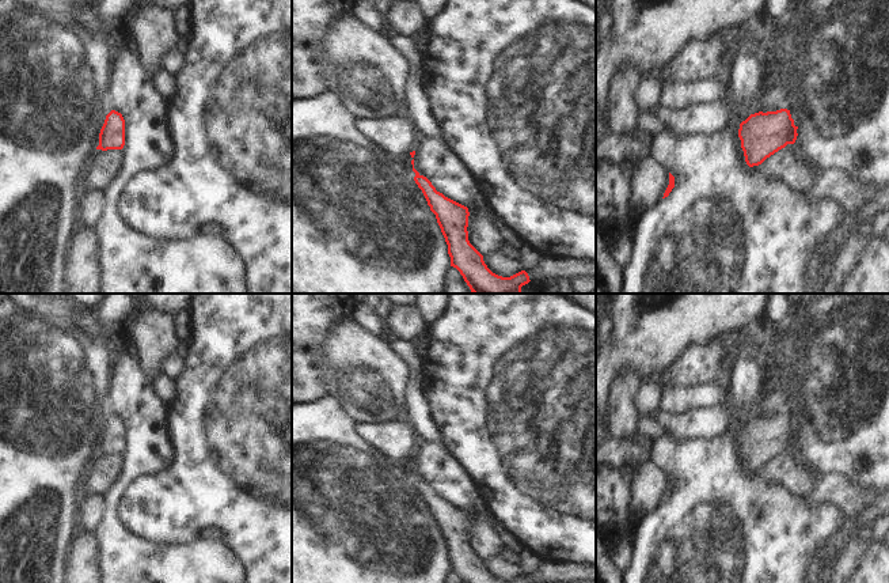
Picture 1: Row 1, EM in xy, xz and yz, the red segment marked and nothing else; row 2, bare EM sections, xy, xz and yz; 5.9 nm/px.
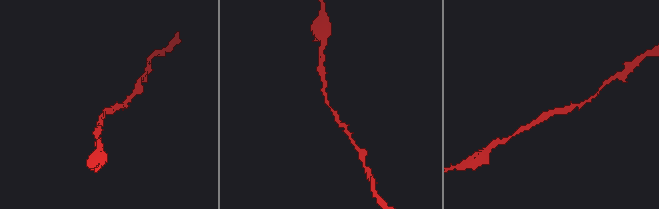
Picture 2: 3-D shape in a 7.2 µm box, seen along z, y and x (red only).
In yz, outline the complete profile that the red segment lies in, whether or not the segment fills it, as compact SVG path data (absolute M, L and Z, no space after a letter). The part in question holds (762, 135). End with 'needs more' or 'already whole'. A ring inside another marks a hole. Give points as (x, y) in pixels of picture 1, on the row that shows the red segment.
M787 109L751 114L738 129L746 164L759 166L787 144L794 144L797 129Z; already whole

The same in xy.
M111 110L99 133L96 149L122 149L125 145L125 120L121 113Z; already whole

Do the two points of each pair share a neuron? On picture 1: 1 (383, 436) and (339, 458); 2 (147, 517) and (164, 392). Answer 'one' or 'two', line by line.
1: two
2: two

